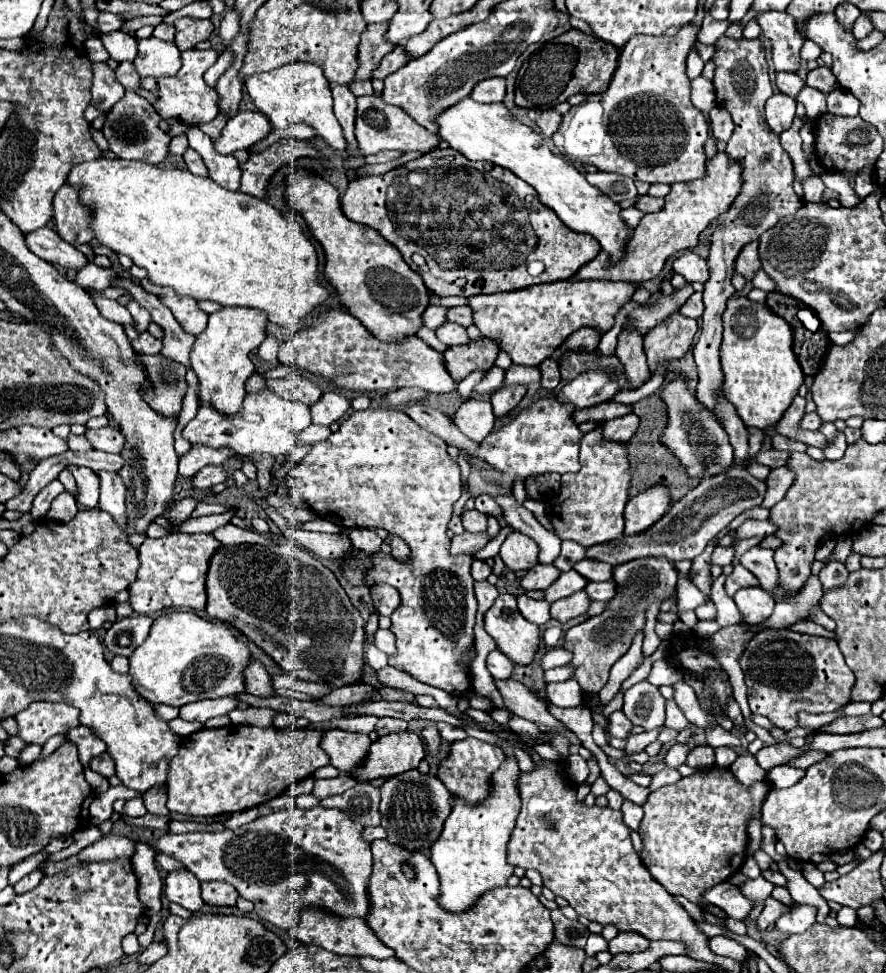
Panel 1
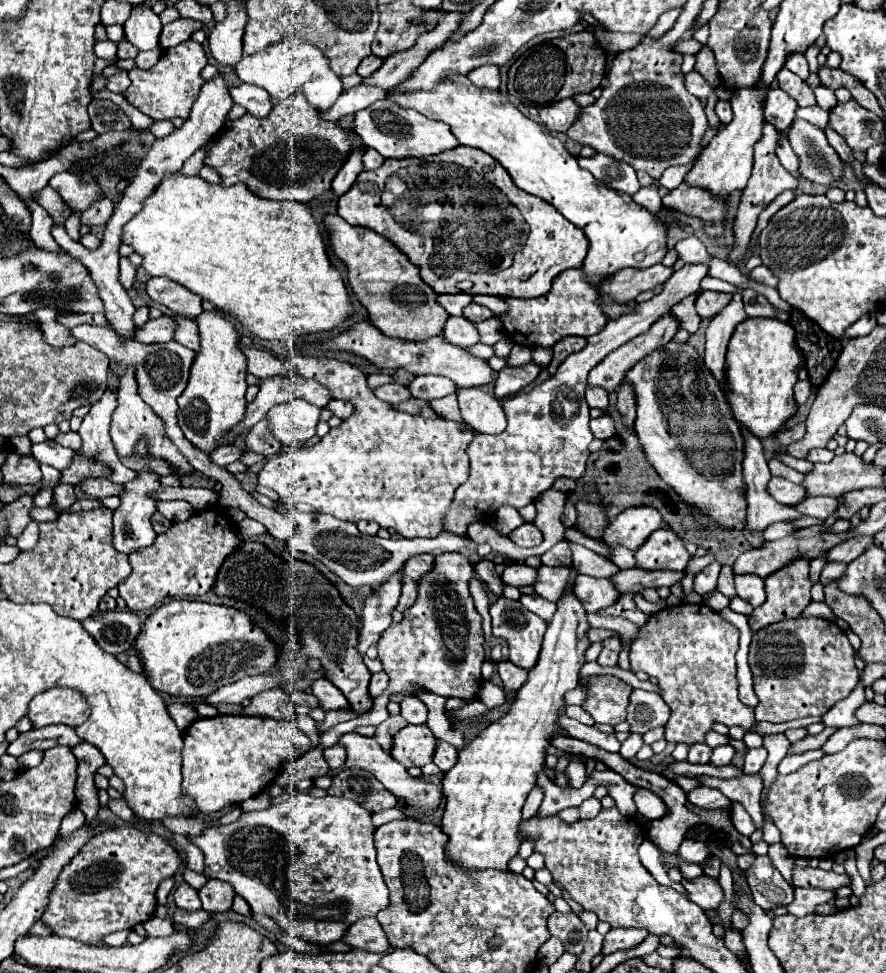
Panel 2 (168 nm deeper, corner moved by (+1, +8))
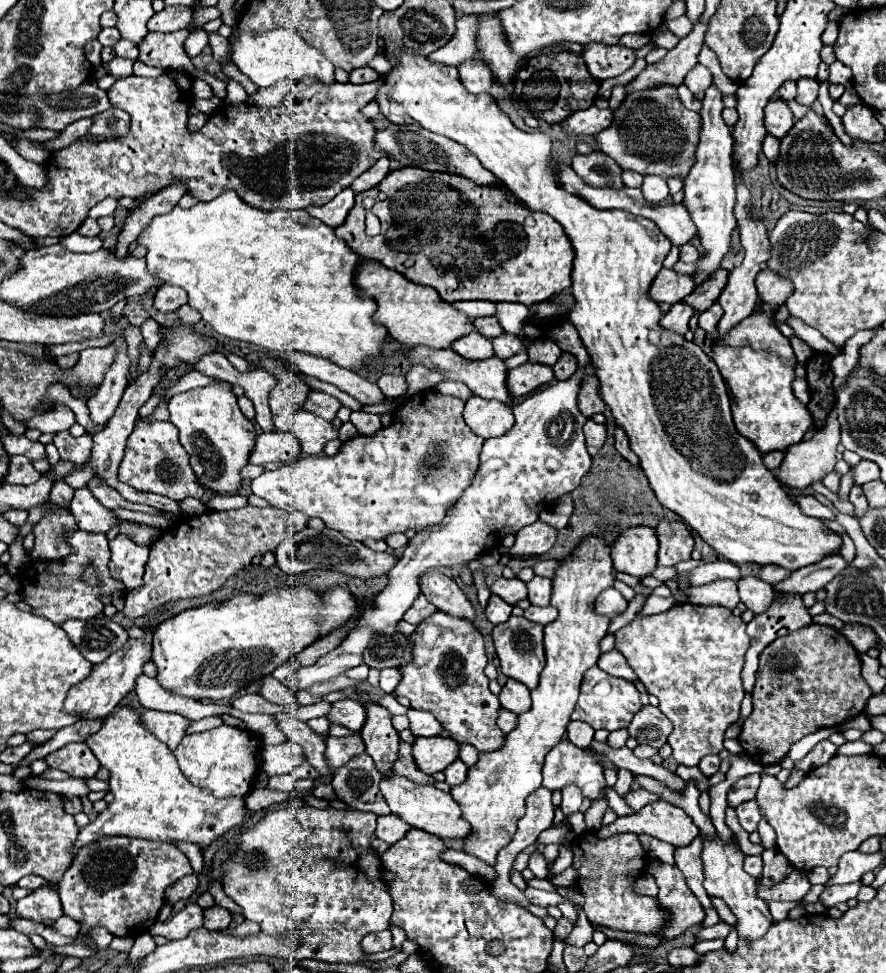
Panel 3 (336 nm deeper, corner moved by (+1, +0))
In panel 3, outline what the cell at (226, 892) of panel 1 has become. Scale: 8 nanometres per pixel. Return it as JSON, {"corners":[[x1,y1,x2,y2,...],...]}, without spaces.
{"corners":[[218,904,204,910,204,926,208,930,224,930,224,928,228,928,230,920,232,920,230,912]]}

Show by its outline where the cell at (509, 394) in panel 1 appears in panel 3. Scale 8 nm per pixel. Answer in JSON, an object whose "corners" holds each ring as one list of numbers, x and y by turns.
{"corners":[[526,362,514,370,508,372,508,390,510,396,520,398,530,394,532,390,536,390,542,384,548,384,554,378,552,368,544,366,544,364,532,364]]}

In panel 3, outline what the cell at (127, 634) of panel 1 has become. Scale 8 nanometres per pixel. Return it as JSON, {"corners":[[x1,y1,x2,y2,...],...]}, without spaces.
{"corners":[[96,616,92,620,68,620,62,624,62,628,72,644,92,664,104,662,112,652,124,648,128,642,126,628,106,616]]}

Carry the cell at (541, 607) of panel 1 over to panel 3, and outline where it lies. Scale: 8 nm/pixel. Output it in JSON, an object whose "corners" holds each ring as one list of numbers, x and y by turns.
{"corners":[[530,606,528,610,524,610,524,616,530,620,530,622,536,622,536,624,550,624,556,620,558,612,554,606,546,606,546,608,540,608,540,606]]}

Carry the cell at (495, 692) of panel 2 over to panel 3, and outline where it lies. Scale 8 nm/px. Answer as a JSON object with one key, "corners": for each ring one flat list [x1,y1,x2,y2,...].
{"corners":[[500,708,496,722,498,722,498,728,500,728,504,734,508,734,508,732,512,730,512,726,516,724,516,714,514,714,514,712,506,712,506,708]]}

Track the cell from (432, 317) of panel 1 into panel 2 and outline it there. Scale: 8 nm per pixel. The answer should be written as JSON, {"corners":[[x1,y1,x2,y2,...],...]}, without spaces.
{"corners":[[458,292,458,294,440,294,438,300,448,310,450,316,460,316,462,310,472,302,472,296,464,294,464,292]]}

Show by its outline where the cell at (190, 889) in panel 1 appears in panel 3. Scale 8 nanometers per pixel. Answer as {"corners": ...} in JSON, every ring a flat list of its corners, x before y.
{"corners":[[188,904,184,906,174,918,166,920,166,922,156,922,154,924,154,932,150,932,152,936,164,936,168,940,180,940,186,938,192,930,200,928,202,922,202,908,198,904]]}

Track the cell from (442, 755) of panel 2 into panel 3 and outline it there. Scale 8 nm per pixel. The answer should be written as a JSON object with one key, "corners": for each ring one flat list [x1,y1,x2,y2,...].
{"corners":[[454,760,452,764,448,764,448,768,442,770,444,776,446,776,446,782,450,786,456,786,460,782,464,782,464,776,466,776,466,764,462,760]]}

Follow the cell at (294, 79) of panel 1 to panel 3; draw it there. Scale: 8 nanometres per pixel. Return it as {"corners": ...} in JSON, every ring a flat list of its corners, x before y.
{"corners":[[276,28,270,32,264,32,260,36,250,36,250,32,240,32,240,38,234,46,234,62,236,66,258,86,268,88,284,78,302,80,304,76,318,78,324,86,330,86,334,78,334,66,310,44,306,44,296,32]]}

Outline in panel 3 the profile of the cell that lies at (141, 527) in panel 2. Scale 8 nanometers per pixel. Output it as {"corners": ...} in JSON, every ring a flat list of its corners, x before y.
{"corners":[[120,534,114,540,110,540,110,574,124,582,126,590,138,588,142,584,144,566,150,556,150,546,136,544,130,536]]}

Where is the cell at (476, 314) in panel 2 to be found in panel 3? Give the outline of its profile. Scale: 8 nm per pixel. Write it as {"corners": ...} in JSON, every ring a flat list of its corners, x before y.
{"corners":[[494,316,474,318,474,320,472,320,472,326,474,326,476,332,480,332,480,334,486,336,486,338,496,338,496,336,500,336,500,334,504,332,502,326,498,324,498,320,496,320]]}

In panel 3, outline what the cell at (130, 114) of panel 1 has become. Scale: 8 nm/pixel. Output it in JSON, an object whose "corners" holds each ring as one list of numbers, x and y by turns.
{"corners":[[114,58,110,62,104,64,104,68,108,70,108,74,114,78,114,80,120,80,120,78,126,78,132,74,132,60,124,60,124,58]]}

